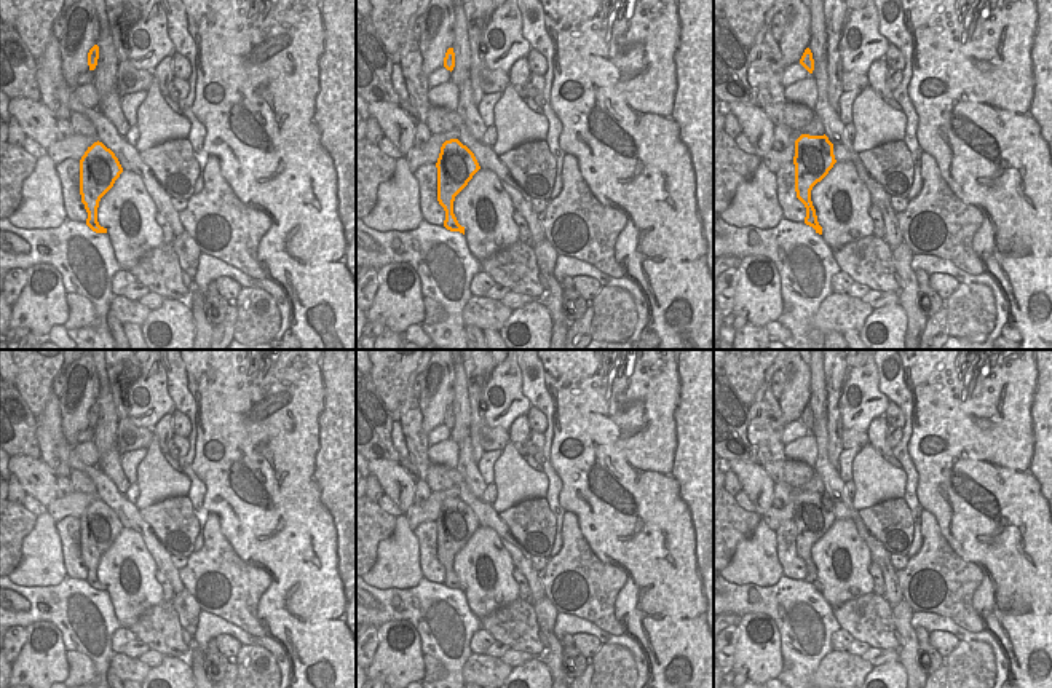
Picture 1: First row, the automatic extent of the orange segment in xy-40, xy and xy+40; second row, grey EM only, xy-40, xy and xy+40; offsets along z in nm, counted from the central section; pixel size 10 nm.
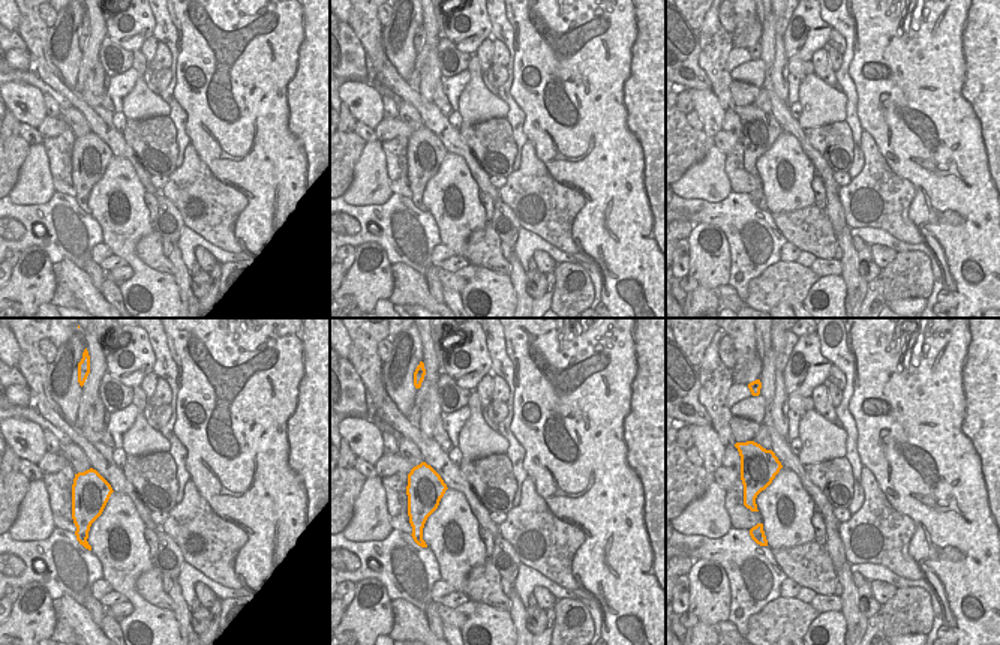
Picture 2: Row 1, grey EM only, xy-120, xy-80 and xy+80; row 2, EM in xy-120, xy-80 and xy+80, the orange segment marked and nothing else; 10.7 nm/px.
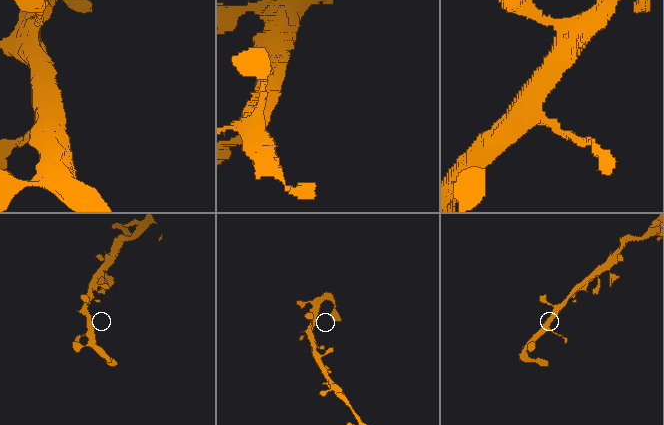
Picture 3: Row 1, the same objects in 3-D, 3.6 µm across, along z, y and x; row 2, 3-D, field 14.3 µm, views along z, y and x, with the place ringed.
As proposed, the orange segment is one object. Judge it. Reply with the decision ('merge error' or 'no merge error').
no merge error

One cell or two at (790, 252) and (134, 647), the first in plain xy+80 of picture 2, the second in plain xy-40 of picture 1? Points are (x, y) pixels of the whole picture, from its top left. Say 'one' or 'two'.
two

